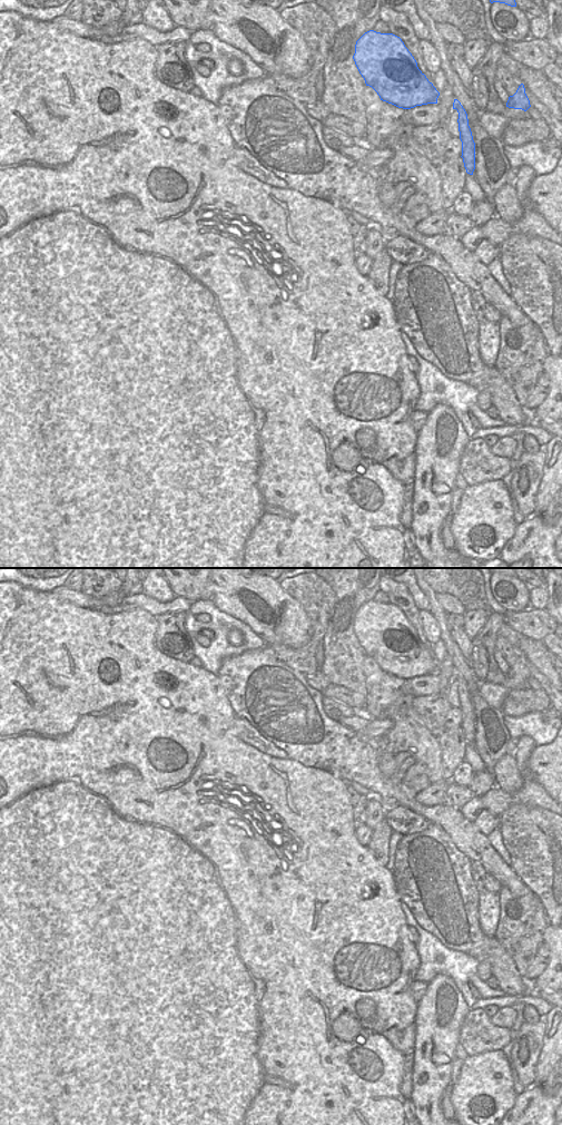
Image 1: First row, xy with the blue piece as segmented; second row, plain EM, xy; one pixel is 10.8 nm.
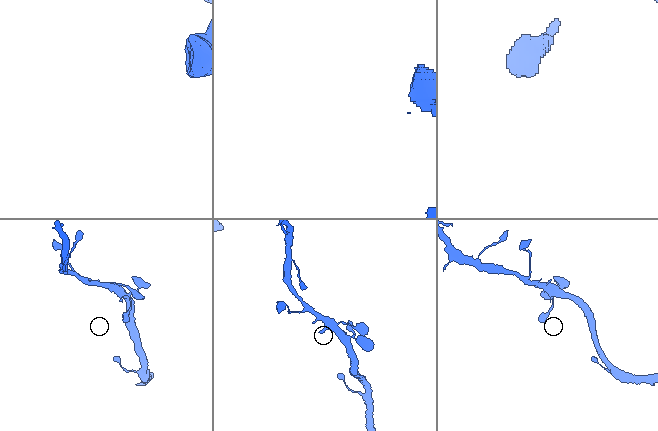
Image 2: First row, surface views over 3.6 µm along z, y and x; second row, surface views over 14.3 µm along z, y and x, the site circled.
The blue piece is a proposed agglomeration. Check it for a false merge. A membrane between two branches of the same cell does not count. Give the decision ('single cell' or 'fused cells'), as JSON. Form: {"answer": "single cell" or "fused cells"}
{"answer": "single cell"}

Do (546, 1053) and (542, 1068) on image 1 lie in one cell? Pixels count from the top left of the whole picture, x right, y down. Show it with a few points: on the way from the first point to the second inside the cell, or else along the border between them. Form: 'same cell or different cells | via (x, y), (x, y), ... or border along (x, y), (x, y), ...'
same cell | via (546, 1056), (544, 1065)

